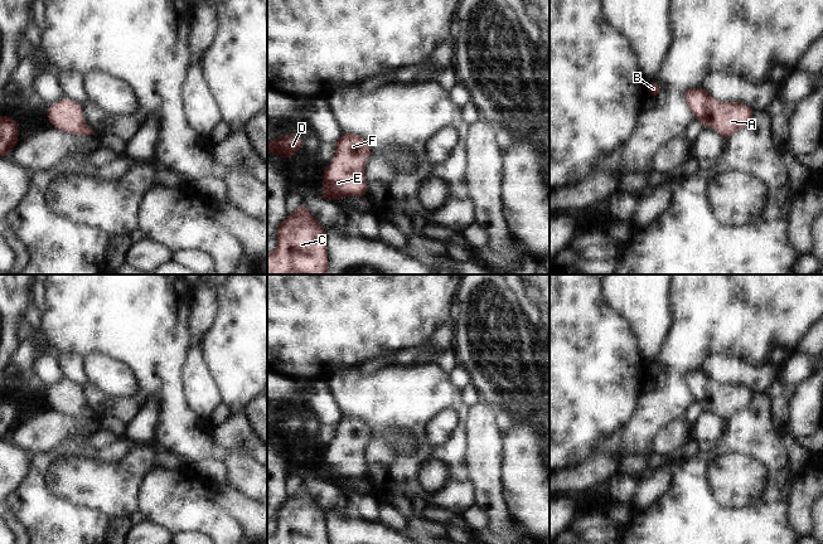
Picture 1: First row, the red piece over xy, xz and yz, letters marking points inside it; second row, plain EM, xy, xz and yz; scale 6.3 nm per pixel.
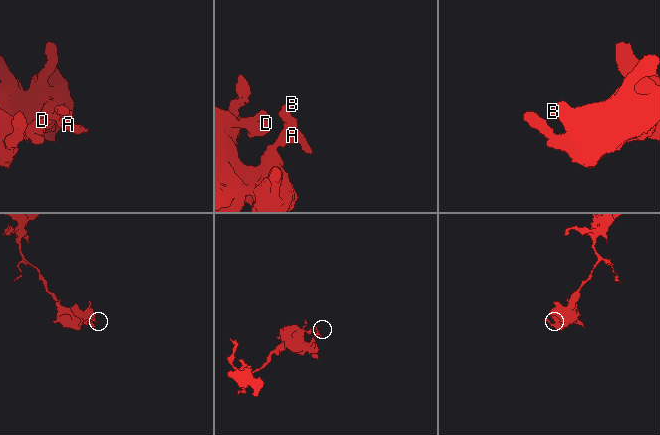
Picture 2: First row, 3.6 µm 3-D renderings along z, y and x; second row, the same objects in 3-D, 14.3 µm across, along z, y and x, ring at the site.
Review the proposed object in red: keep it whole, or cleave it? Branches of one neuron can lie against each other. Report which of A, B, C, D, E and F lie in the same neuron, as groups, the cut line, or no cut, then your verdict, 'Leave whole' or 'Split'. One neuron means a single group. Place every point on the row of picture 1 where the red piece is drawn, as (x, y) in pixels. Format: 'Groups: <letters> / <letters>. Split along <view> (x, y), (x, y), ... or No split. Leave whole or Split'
Groups: A B C D E F. No split. Leave whole

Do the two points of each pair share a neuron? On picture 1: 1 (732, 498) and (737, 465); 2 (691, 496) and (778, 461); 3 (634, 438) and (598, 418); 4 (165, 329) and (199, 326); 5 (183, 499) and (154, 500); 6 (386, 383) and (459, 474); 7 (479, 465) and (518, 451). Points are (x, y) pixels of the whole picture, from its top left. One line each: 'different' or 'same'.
1: same
2: same
3: different
4: different
5: same
6: same
7: different

